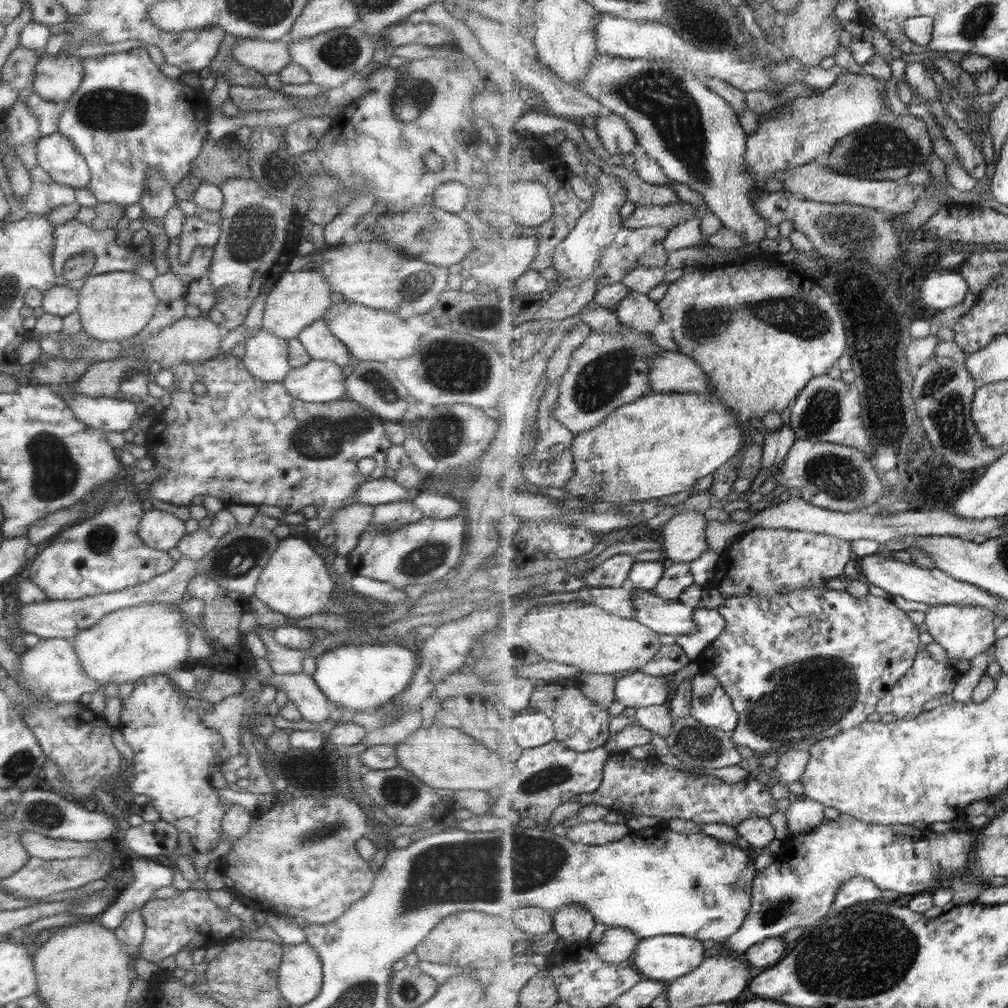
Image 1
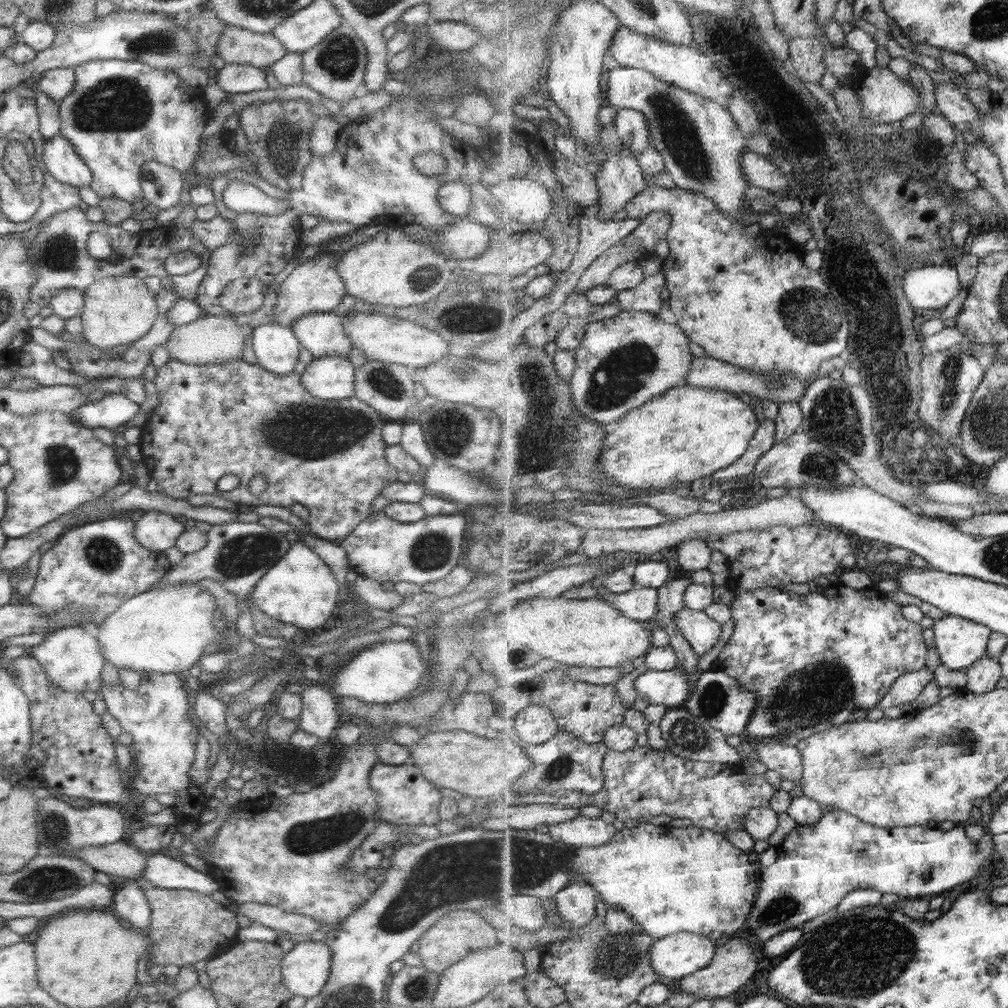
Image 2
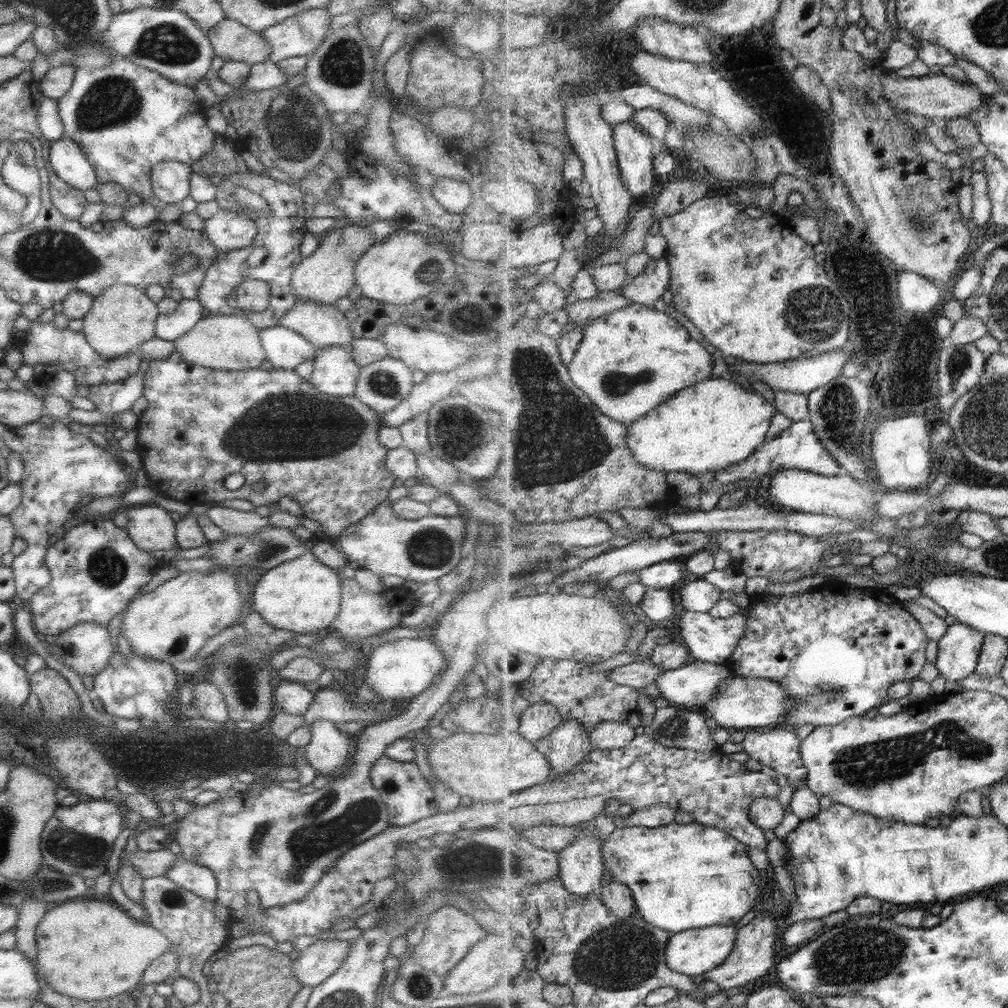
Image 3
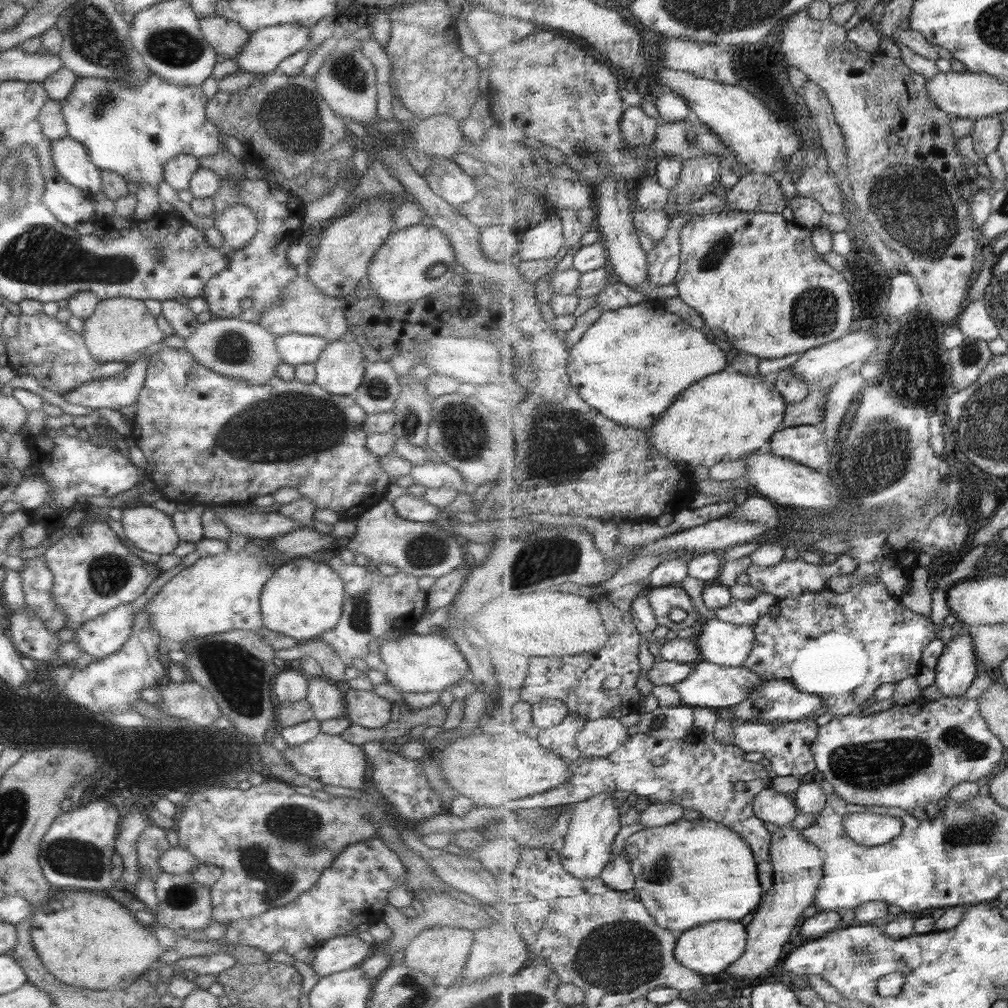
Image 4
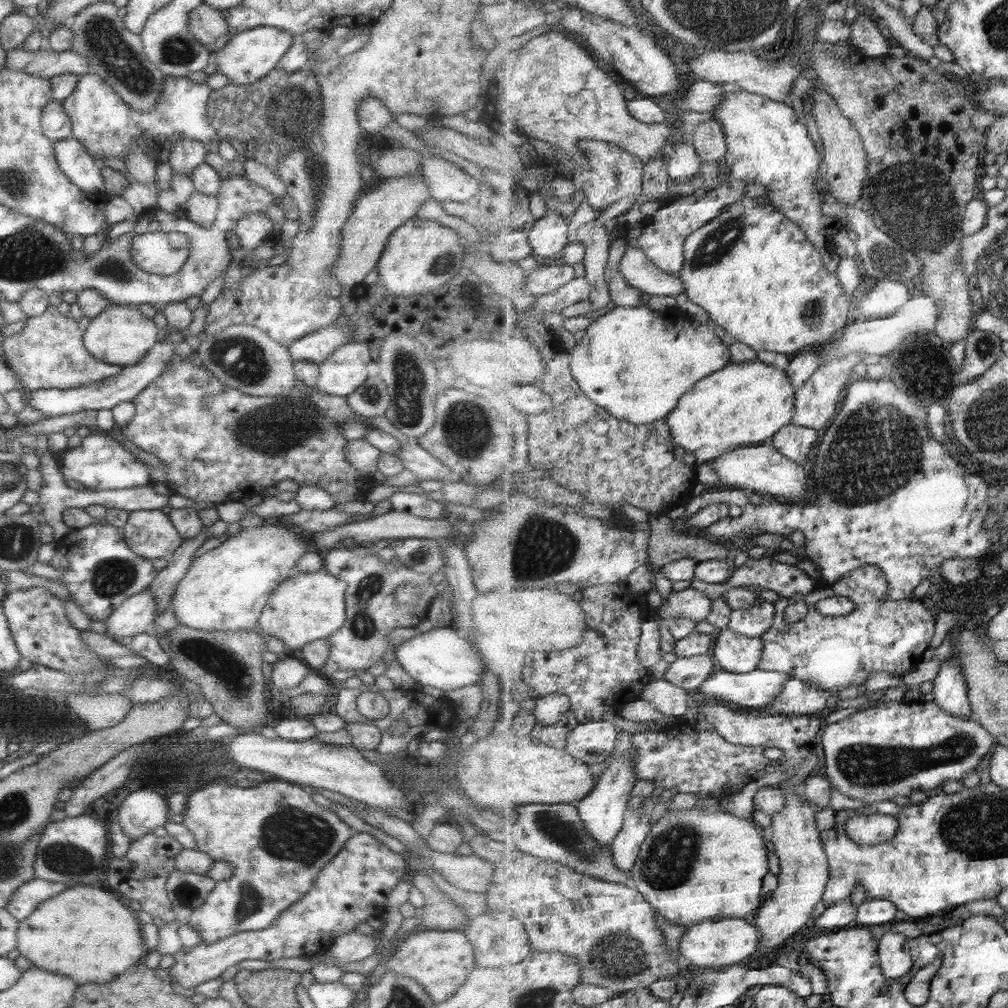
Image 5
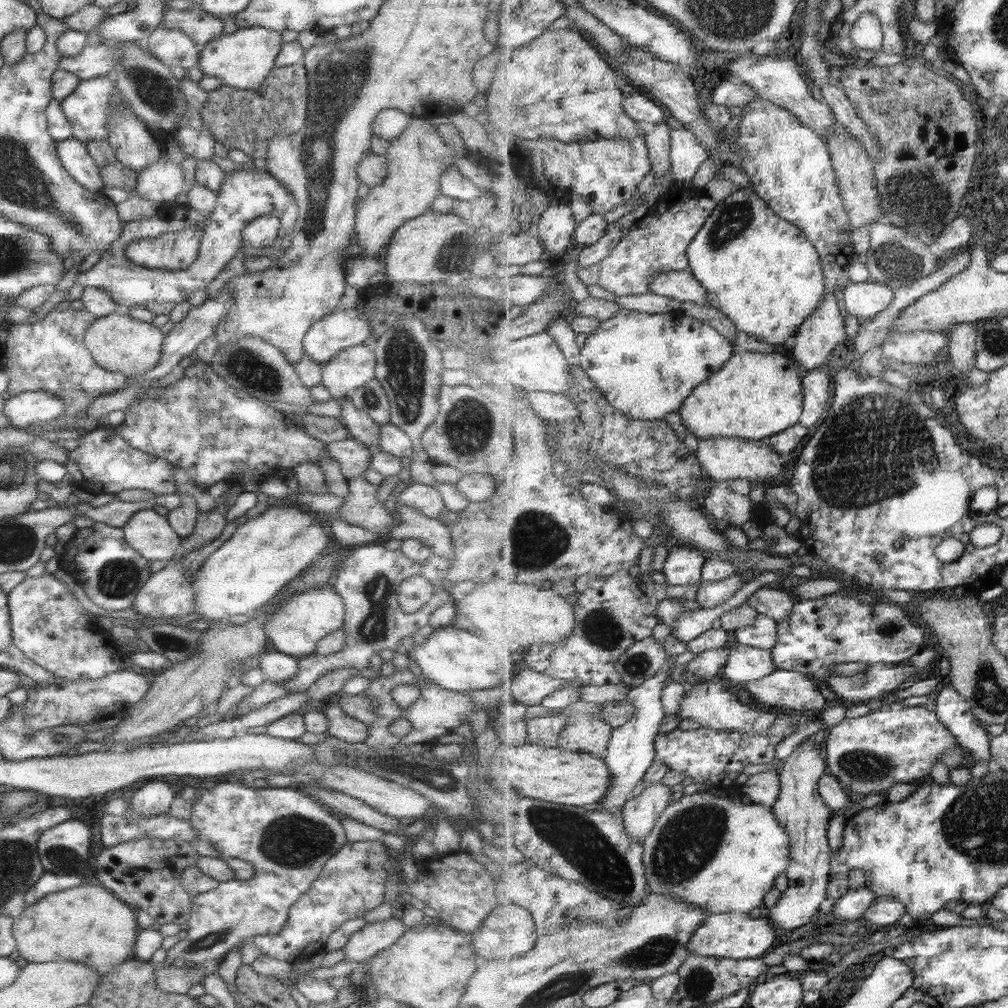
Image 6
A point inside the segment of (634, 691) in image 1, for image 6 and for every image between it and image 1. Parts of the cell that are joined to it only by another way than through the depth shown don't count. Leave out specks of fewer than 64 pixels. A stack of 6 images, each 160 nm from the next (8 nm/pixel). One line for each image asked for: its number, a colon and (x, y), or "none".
2: (673, 687)
3: (691, 686)
4: (710, 685)
5: (756, 689)
6: (787, 689)

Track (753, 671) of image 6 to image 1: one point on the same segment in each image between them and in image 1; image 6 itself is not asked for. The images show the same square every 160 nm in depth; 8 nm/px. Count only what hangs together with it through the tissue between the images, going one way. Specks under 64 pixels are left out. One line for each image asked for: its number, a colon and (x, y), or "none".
1: (665, 616)
2: (698, 628)
3: (709, 639)
4: (720, 642)
5: (734, 652)

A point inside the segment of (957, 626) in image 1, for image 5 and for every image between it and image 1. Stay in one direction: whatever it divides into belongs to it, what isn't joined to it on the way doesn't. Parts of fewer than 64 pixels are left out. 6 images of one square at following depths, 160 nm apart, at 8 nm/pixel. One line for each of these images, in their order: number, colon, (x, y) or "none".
2: (960, 642)
3: (959, 649)
4: (956, 668)
5: (950, 689)

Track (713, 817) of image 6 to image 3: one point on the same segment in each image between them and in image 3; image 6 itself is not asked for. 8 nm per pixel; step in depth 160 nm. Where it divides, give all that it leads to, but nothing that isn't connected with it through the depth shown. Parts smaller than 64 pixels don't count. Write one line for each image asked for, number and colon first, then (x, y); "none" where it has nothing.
3: (688, 876)
4: (688, 873)
5: (695, 865)

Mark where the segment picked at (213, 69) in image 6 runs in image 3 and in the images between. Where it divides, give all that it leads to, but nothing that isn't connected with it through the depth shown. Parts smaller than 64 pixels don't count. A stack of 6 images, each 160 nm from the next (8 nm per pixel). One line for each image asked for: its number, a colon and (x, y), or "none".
3: (299, 35)
4: (265, 48)
5: (248, 56)

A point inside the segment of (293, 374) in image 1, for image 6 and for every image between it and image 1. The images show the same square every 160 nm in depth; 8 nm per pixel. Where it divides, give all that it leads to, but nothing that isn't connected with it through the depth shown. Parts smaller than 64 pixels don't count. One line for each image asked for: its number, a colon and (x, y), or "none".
2: (328, 377)
3: (333, 372)
4: (338, 369)
5: (343, 370)
6: (347, 370)

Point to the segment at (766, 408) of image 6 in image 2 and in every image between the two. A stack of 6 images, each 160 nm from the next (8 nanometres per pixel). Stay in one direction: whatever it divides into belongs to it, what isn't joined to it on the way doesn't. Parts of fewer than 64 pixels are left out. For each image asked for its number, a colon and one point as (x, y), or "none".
2: (689, 432)
3: (716, 423)
4: (724, 417)
5: (743, 404)

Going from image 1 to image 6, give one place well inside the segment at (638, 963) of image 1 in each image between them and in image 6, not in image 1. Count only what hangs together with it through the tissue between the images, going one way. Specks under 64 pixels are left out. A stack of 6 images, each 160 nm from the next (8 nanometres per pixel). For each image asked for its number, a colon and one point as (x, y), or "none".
2: (679, 955)
3: (695, 952)
4: (708, 949)
5: (720, 942)
6: (738, 936)

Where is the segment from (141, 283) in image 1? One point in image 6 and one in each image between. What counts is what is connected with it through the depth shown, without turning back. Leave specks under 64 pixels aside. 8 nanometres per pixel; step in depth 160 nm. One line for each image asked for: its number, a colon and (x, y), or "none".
2: (117, 310)
3: (120, 317)
4: (118, 329)
5: (119, 335)
6: (118, 343)

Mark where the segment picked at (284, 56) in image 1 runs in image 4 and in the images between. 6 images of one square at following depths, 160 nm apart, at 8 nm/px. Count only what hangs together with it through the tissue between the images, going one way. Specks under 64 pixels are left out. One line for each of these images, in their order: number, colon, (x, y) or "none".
2: (234, 46)
3: (230, 41)
4: (225, 38)

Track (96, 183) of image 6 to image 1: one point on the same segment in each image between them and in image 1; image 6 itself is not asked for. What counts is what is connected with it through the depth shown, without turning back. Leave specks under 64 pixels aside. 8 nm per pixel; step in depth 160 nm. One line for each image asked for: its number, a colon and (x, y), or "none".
1: (55, 154)
2: (59, 160)
3: (64, 157)
4: (70, 160)
5: (80, 168)

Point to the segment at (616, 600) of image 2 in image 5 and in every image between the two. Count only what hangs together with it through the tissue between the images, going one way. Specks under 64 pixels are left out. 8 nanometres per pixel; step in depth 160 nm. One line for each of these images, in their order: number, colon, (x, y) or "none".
3: (658, 605)
4: (663, 599)
5: (690, 603)

